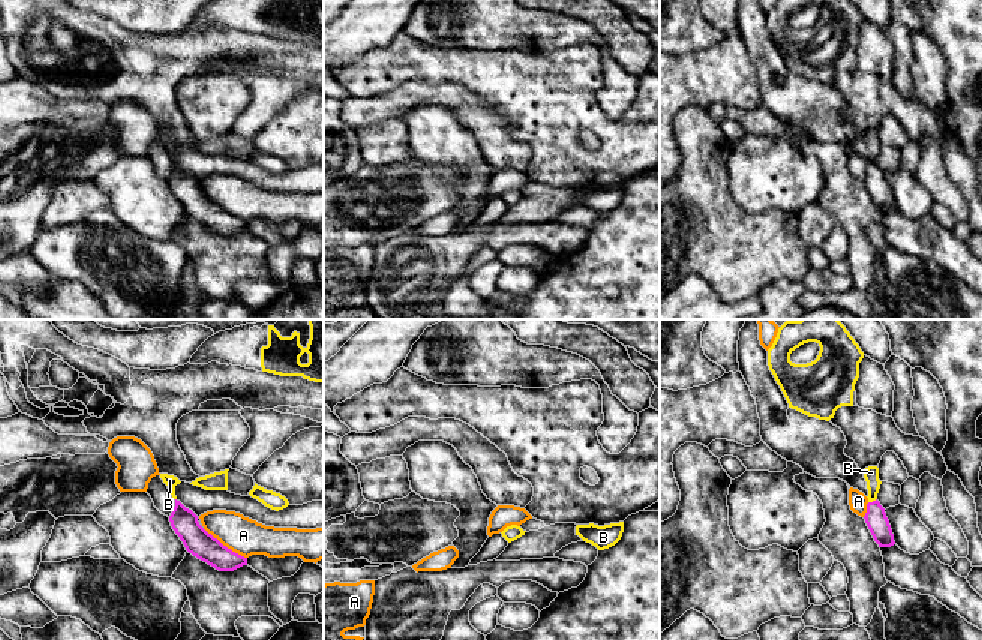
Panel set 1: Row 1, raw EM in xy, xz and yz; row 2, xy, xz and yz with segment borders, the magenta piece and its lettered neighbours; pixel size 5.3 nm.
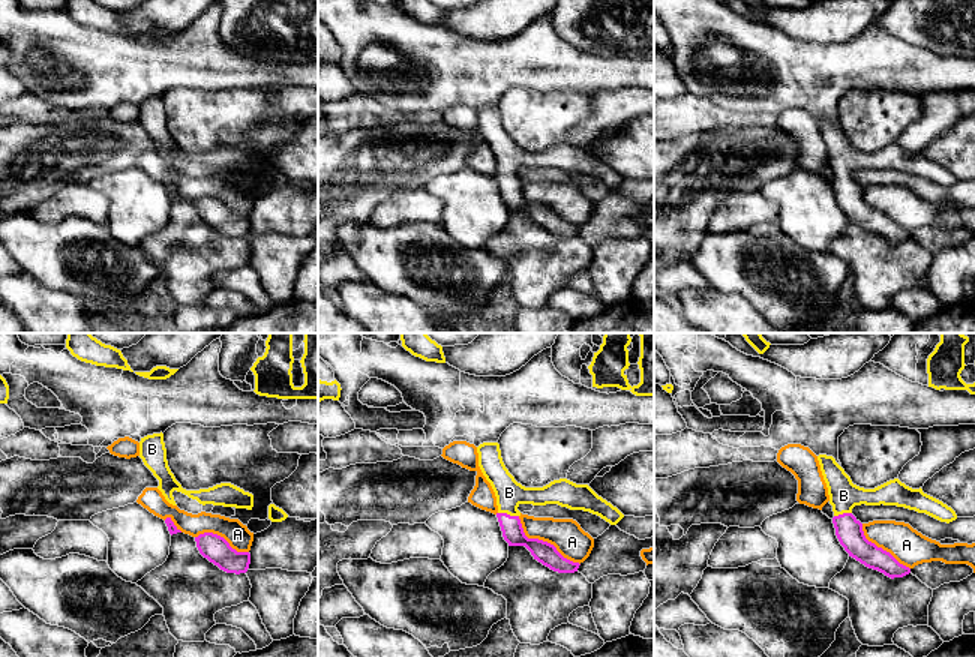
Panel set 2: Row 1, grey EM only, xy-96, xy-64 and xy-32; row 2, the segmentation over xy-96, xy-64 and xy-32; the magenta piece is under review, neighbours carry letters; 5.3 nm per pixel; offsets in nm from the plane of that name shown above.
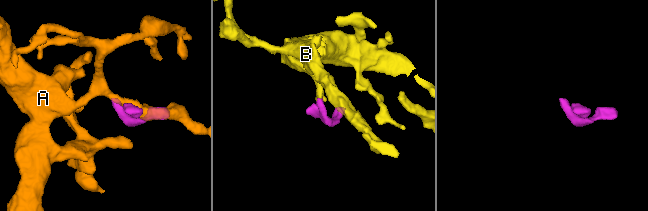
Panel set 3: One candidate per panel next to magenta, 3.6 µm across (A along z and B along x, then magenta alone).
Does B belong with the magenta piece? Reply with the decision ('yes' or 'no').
yes

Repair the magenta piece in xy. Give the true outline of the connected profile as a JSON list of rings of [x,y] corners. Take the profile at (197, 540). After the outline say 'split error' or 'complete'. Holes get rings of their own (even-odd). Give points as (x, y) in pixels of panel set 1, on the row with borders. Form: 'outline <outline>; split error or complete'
outline [[[177,499],[169,522],[186,550],[216,570],[234,571],[247,565],[247,558],[232,552],[208,534],[199,525],[198,516]]]; complete

